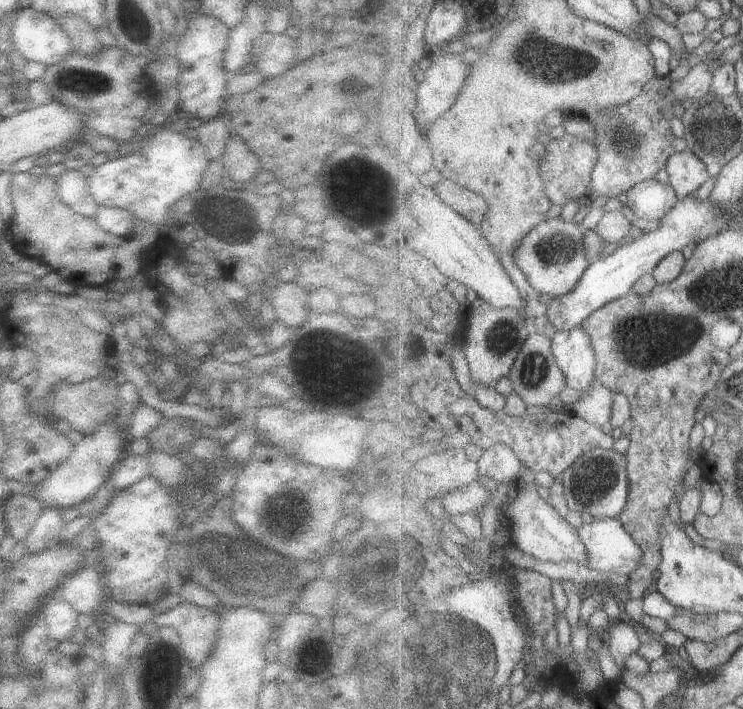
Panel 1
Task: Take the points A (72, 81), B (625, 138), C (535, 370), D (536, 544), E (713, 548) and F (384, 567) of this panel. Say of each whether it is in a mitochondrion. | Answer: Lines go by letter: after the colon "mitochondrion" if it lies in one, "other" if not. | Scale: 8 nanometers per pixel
A: mitochondrion
B: mitochondrion
C: mitochondrion
D: other
E: other
F: other

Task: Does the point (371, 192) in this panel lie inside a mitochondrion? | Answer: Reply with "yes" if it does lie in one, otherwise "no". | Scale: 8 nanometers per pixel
yes

